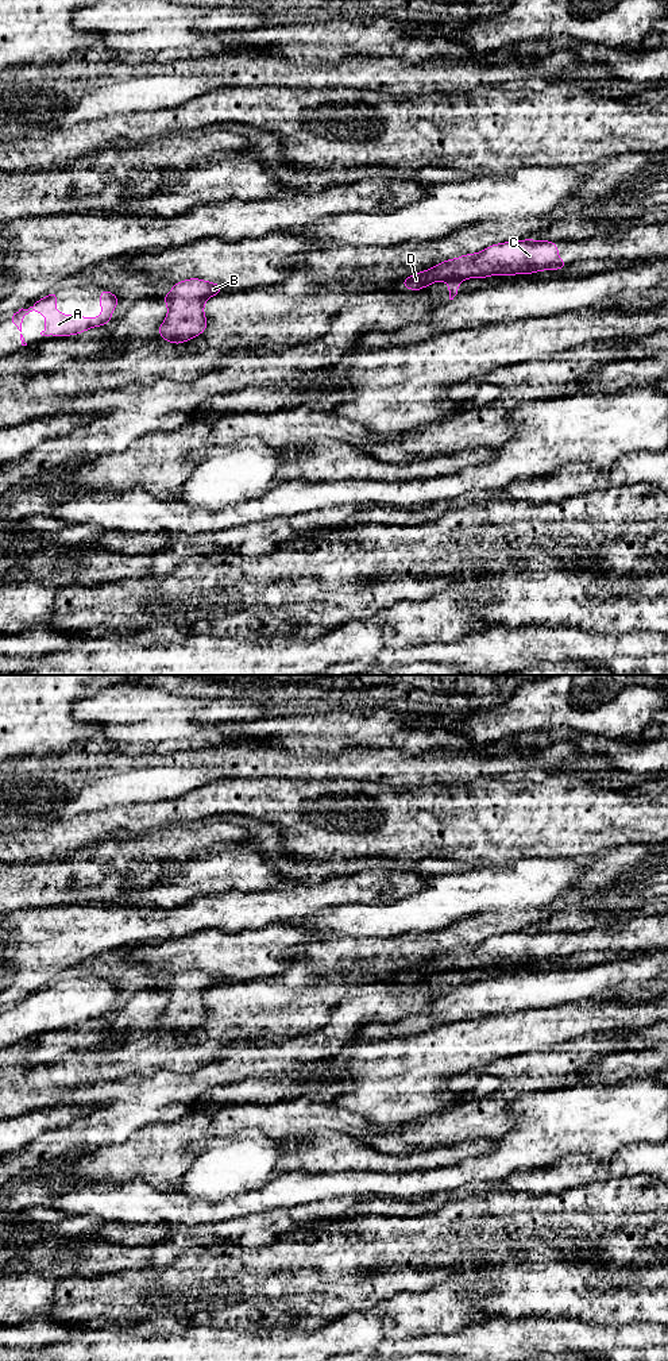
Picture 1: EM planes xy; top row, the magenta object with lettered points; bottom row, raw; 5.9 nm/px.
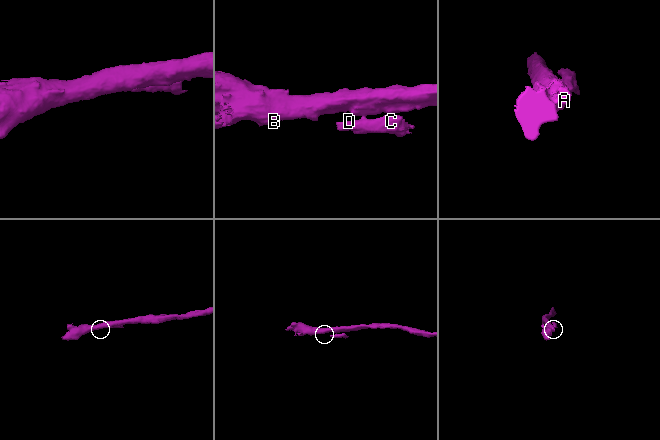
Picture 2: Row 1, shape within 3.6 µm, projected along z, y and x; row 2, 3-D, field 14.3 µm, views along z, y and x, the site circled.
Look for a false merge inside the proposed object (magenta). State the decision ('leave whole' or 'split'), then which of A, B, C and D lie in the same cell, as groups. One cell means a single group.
split | A B / C D

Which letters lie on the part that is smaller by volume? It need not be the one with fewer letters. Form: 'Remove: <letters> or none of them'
Remove: C, D

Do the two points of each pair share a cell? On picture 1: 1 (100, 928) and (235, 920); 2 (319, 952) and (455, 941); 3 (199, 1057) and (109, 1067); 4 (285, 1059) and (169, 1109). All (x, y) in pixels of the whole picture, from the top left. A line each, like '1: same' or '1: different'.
1: same
2: same
3: same
4: same

